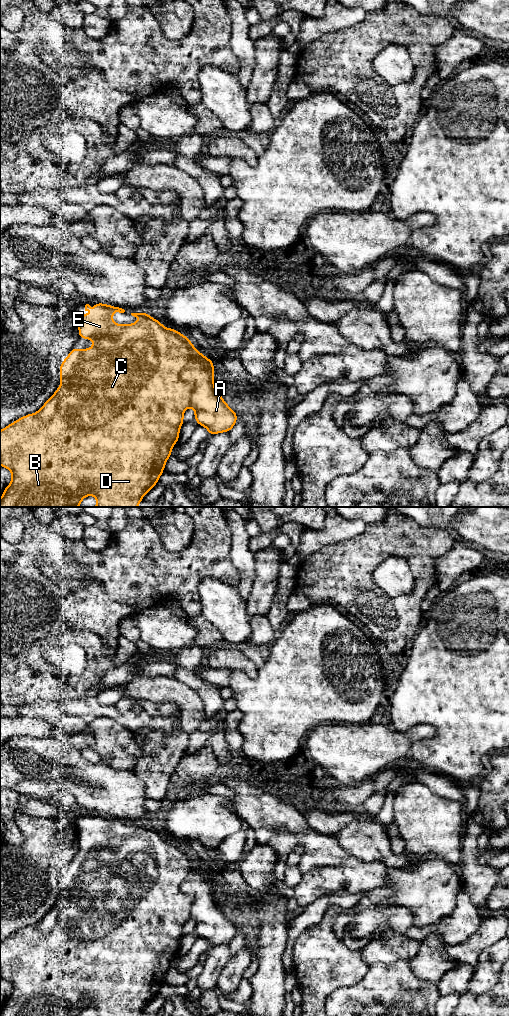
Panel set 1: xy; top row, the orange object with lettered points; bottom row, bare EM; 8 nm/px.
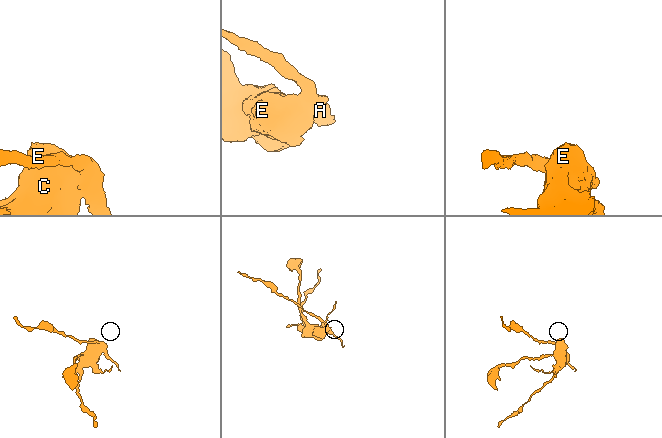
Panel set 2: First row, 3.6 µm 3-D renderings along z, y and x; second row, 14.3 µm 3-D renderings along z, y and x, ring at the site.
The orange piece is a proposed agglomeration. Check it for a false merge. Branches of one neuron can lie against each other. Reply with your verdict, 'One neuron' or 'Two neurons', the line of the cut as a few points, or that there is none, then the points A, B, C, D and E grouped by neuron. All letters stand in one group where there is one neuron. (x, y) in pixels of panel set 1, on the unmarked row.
Two neurons. Split along xy (194, 860), (191, 872), (180, 885), (191, 900), (190, 917). Groups: A / B C D E

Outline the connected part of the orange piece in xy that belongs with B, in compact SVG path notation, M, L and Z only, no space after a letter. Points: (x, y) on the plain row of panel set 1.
M95 815L93 820L92 827L82 827L77 828L77 835L79 838L79 849L84 851L93 851L93 860L92 861L75 861L73 860L67 870L62 874L60 878L60 889L61 897L58 899L57 903L53 908L39 921L37 925L29 926L24 929L21 929L14 935L6 938L3 942L0 943L0 977L12 983L12 993L8 999L4 1001L3 1008L0 1011L0 1016L81 1016L81 1013L84 1009L92 1006L97 1010L97 1016L139 1016L143 1008L155 997L158 995L158 991L161 988L165 974L171 968L171 961L175 955L177 955L179 950L179 942L183 933L184 923L191 918L191 897L189 895L183 894L180 891L180 885L184 882L187 876L191 873L194 867L194 858L190 852L176 843L175 841L165 840L158 832L155 832L149 828L149 825L131 825L132 828L136 830L141 830L142 832L129 837L118 837L112 833L113 824L117 823L119 825L124 825L125 822L119 819L109 818L106 816Z

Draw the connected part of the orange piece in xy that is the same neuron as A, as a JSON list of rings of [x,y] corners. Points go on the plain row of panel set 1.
[[[196,861],[191,873],[180,885],[180,891],[191,897],[191,918],[195,921],[194,931],[199,937],[206,939],[210,948],[220,944],[229,944],[237,933],[237,926],[224,914],[215,901],[213,874]]]

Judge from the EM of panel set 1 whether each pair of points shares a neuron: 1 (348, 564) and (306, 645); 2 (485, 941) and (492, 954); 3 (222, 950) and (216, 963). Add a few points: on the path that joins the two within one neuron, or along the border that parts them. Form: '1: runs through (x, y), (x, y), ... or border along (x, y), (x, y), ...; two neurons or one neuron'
1: border along (312, 603), (330, 603), (333, 606); two neurons
2: border along (498, 940), (481, 953), (475, 967); two neurons
3: runs through (221, 953), (216, 960); one neuron

